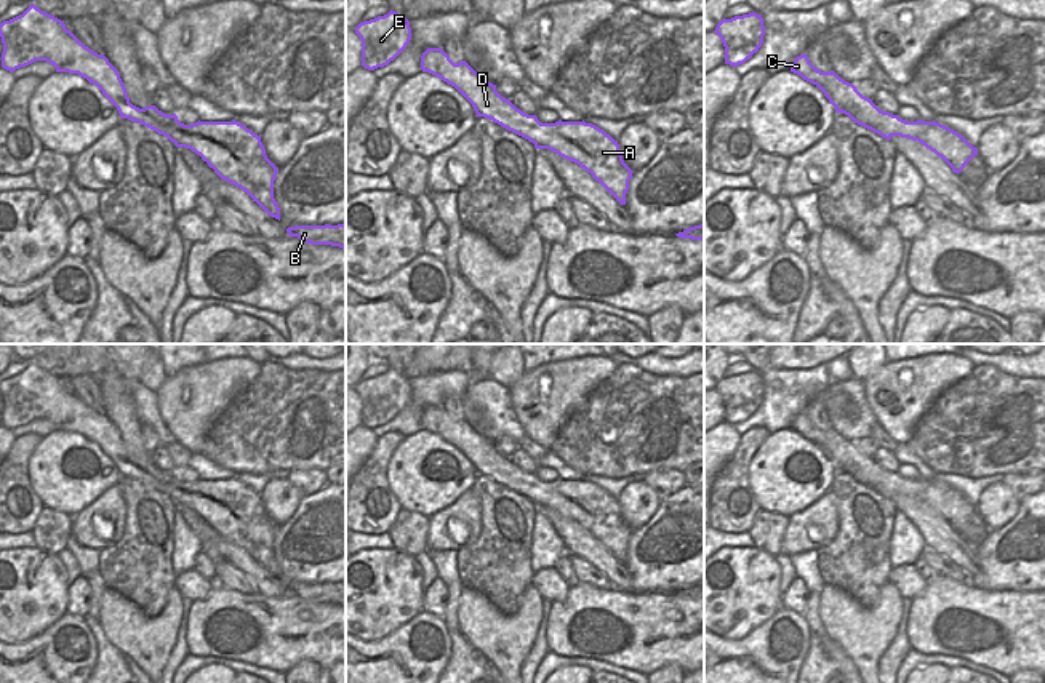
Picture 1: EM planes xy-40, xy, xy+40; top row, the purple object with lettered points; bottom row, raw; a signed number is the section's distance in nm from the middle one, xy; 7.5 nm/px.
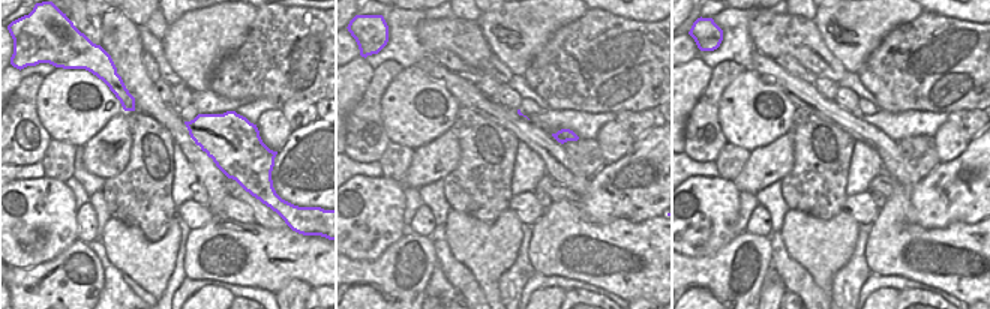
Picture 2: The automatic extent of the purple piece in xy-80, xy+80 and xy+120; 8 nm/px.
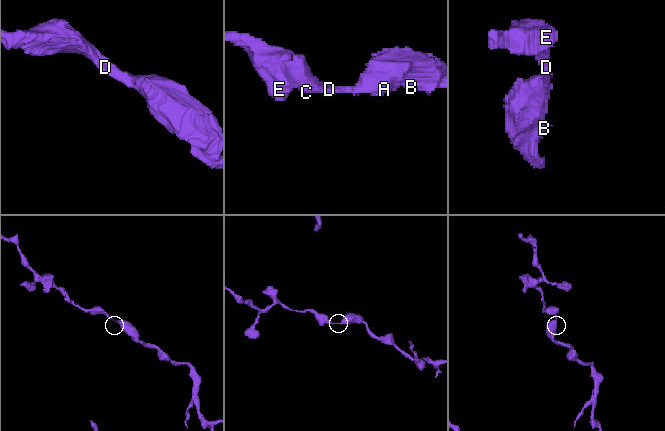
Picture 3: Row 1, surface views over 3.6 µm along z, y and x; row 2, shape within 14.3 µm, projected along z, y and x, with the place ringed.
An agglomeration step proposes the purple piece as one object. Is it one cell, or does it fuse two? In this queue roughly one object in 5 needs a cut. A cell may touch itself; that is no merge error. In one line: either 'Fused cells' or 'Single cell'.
Single cell

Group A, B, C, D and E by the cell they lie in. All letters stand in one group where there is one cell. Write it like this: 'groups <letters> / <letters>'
groups A B C D E

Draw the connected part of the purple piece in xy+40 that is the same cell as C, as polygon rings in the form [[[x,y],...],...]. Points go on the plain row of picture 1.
[[[805,411],[794,417],[791,430],[816,443],[835,465],[837,472],[842,470],[848,473],[855,481],[888,499],[893,494],[919,499],[941,515],[957,533],[975,513],[978,513],[976,505],[962,493],[935,478],[906,480],[898,473],[880,469],[872,457],[863,454],[853,441],[845,440],[834,429],[818,429]]]

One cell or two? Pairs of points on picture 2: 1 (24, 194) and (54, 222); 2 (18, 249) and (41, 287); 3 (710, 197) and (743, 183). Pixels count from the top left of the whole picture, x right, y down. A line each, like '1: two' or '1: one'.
1: one
2: two
3: two

